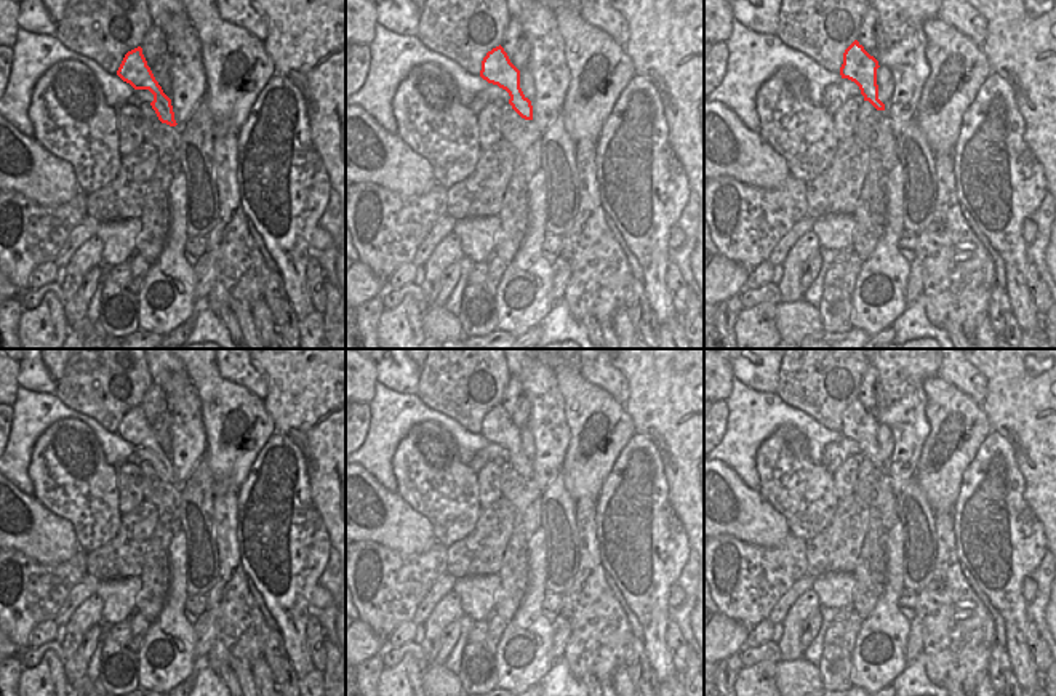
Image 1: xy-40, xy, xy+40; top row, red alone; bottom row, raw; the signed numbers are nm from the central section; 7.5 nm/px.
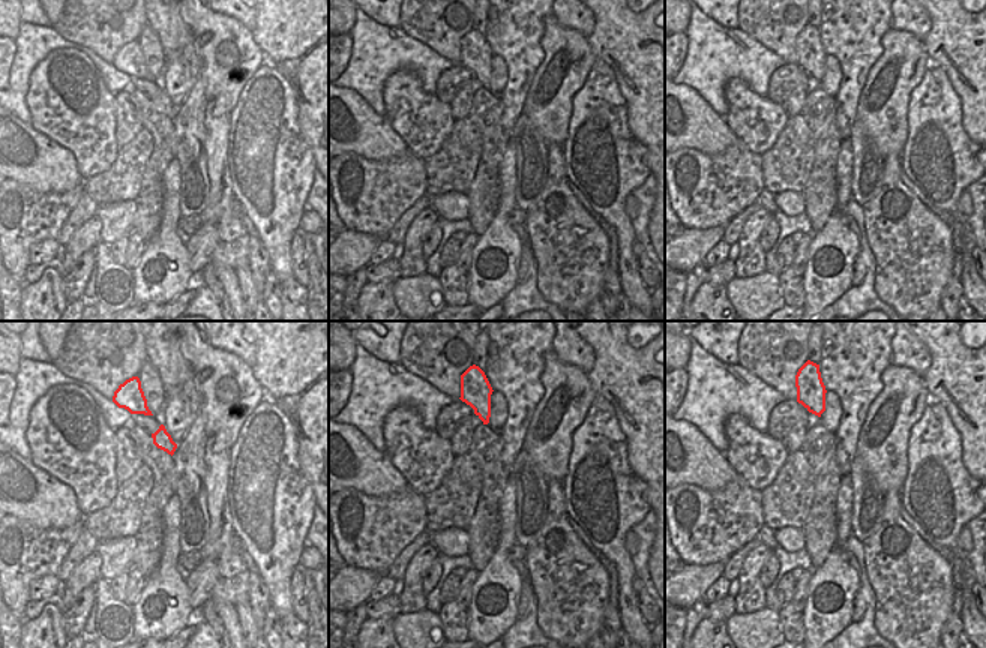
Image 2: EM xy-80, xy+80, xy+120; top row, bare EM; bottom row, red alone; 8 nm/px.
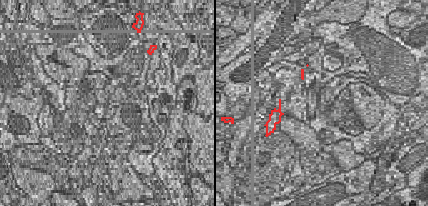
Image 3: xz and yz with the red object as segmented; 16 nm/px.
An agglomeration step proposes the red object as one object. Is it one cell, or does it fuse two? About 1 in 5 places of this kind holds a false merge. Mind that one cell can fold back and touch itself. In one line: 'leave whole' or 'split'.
leave whole

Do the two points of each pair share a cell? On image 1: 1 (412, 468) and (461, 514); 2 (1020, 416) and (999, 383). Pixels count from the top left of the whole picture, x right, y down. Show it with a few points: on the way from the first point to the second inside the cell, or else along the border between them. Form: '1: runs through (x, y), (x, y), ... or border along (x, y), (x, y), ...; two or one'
1: runs through (424, 479), (448, 501); one
2: runs through (1020, 408), (1020, 404), (1007, 391); one

